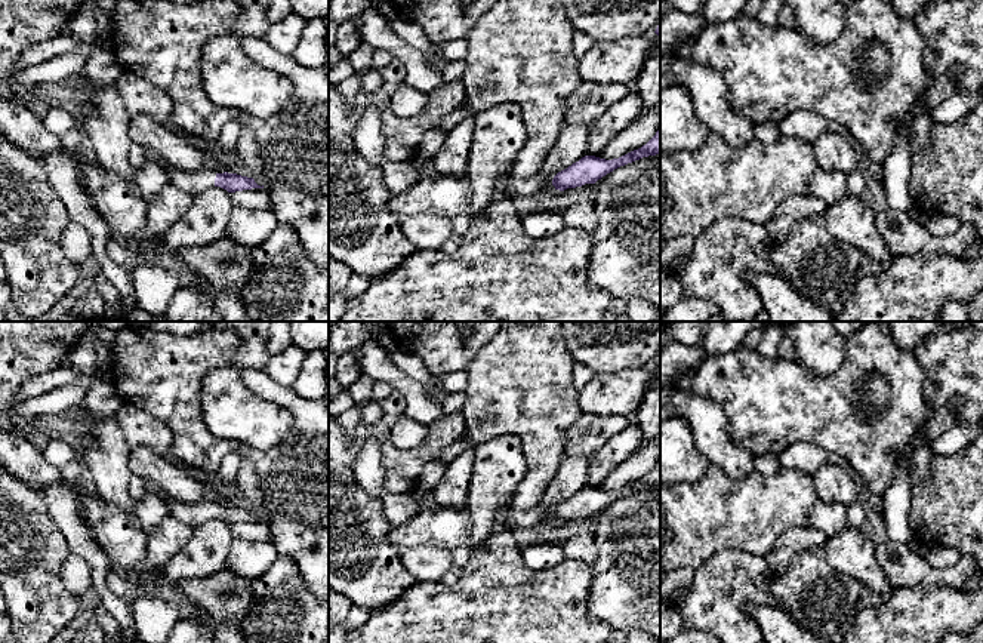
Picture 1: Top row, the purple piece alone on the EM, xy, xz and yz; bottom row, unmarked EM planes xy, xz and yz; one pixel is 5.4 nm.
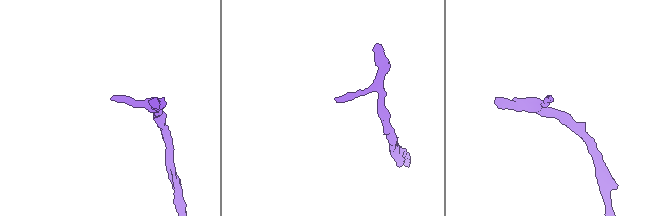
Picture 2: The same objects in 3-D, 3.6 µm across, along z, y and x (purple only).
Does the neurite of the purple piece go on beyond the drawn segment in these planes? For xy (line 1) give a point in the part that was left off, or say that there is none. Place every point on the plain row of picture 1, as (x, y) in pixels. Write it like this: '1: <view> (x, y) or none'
1: xy (193, 514)

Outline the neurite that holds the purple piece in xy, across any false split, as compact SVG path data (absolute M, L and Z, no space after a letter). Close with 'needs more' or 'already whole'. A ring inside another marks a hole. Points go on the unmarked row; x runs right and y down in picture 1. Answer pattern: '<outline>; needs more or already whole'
M145 480L145 486L148 492L157 493L167 504L172 517L194 529L212 519L221 519L228 524L264 520L264 517L258 517L253 510L241 508L237 505L216 505L215 502L179 502L167 493L164 493L161 487L151 480Z; needs more

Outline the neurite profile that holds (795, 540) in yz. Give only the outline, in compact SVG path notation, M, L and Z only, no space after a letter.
M791 527L774 544L765 557L768 569L776 575L786 570L791 562L804 550L823 548L828 536L816 527Z

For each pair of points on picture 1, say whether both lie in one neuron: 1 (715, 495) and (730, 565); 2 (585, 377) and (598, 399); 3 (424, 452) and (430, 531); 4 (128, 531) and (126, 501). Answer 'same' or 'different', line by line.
1: different
2: different
3: different
4: different

